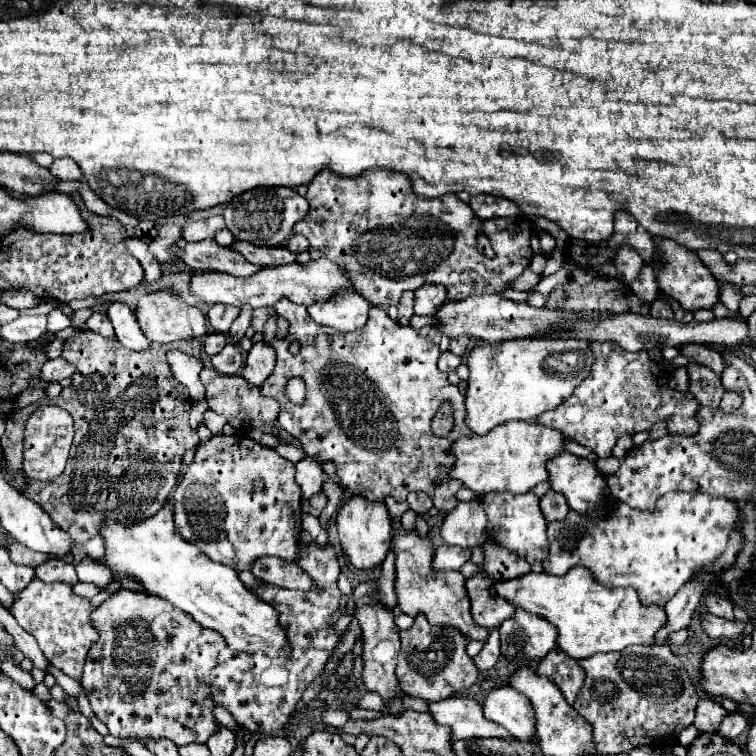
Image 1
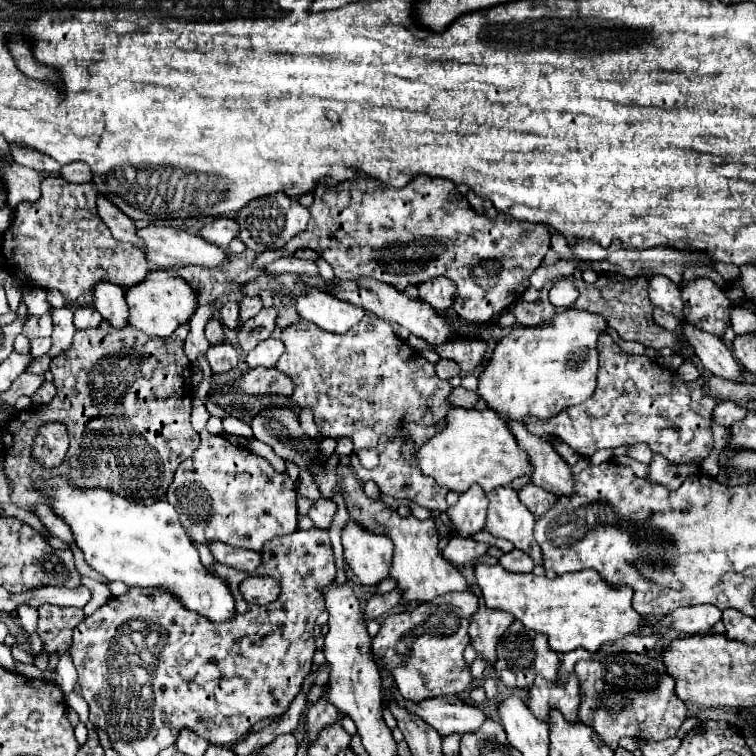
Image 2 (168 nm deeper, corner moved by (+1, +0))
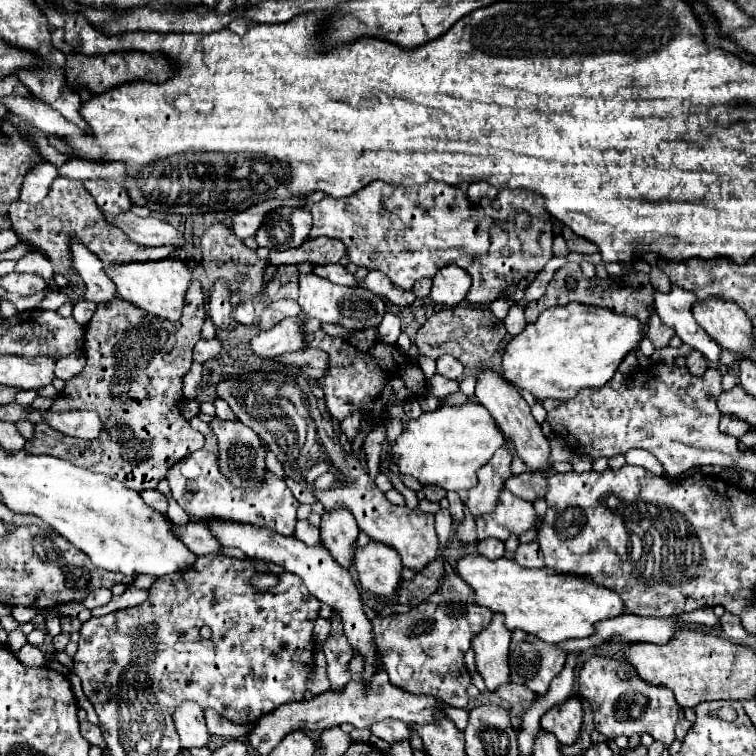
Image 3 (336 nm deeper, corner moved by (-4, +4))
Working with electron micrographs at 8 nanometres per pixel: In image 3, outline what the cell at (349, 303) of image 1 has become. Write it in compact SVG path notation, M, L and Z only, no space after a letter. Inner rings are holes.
M313 273L309 275L299 275L299 297L297 297L299 307L303 309L303 313L307 313L309 317L315 317L323 323L337 323L345 329L353 329L353 331L361 331L367 327L377 327L385 315L385 301L363 289L363 287L343 287L343 285L333 285L331 281L317 277Z

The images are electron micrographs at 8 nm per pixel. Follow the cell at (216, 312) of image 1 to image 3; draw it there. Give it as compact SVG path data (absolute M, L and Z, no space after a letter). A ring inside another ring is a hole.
M241 301L235 309L235 319L241 323L241 325L251 325L255 321L255 307L253 307L253 301Z

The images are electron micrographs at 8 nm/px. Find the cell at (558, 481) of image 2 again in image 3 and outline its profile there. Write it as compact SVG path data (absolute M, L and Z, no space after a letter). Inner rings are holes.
M483 369L483 371L477 371L475 399L491 413L491 417L495 419L495 425L499 425L501 433L515 443L515 453L527 463L527 467L531 471L545 469L549 475L553 475L553 469L547 465L547 461L549 461L549 443L547 443L545 435L541 433L541 427L533 419L529 405L519 395L517 387L511 387L511 383L507 383L507 379L503 379L499 373L495 373L491 369Z

